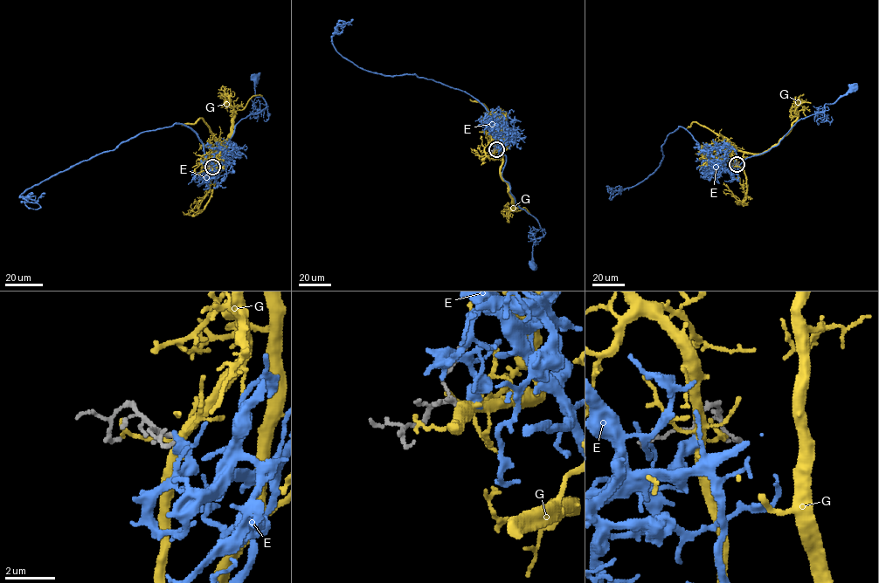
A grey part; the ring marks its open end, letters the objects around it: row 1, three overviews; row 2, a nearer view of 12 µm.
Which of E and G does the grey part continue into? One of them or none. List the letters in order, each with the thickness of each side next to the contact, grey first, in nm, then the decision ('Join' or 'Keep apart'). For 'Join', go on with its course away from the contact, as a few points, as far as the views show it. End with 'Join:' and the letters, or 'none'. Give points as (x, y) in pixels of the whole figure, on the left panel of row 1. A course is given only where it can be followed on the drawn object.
E: Thickness 170 nm (grey) against 380 nm. Keep apart
G: Thickness 170 nm (grey) against 320 nm. Join. Its course: (212, 167), (218, 161), (218, 152), (218, 155), (224, 150), (230, 133), (231, 117), (253, 96), (262, 96)
Join: G

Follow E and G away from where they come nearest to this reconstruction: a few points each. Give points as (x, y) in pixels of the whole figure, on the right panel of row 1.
E: (737, 164), (730, 169), (748, 158), (776, 146), (800, 119), (823, 112), (826, 104), (834, 102), (852, 86)
G: (737, 164), (733, 152), (764, 154), (788, 132), (799, 116), (795, 113), (796, 109), (802, 103), (811, 103)

